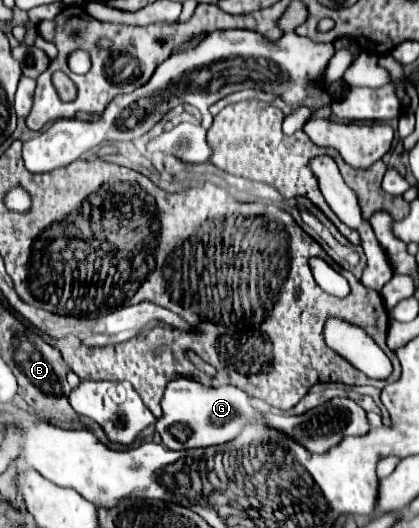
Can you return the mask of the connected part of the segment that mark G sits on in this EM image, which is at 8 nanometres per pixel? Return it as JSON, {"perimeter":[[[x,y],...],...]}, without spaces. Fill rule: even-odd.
{"perimeter":[[[176,378],[168,382],[162,396],[162,412],[162,418],[156,422],[156,432],[170,450],[224,444],[236,438],[242,426],[256,416],[250,398],[240,388],[208,388],[192,378]]]}

